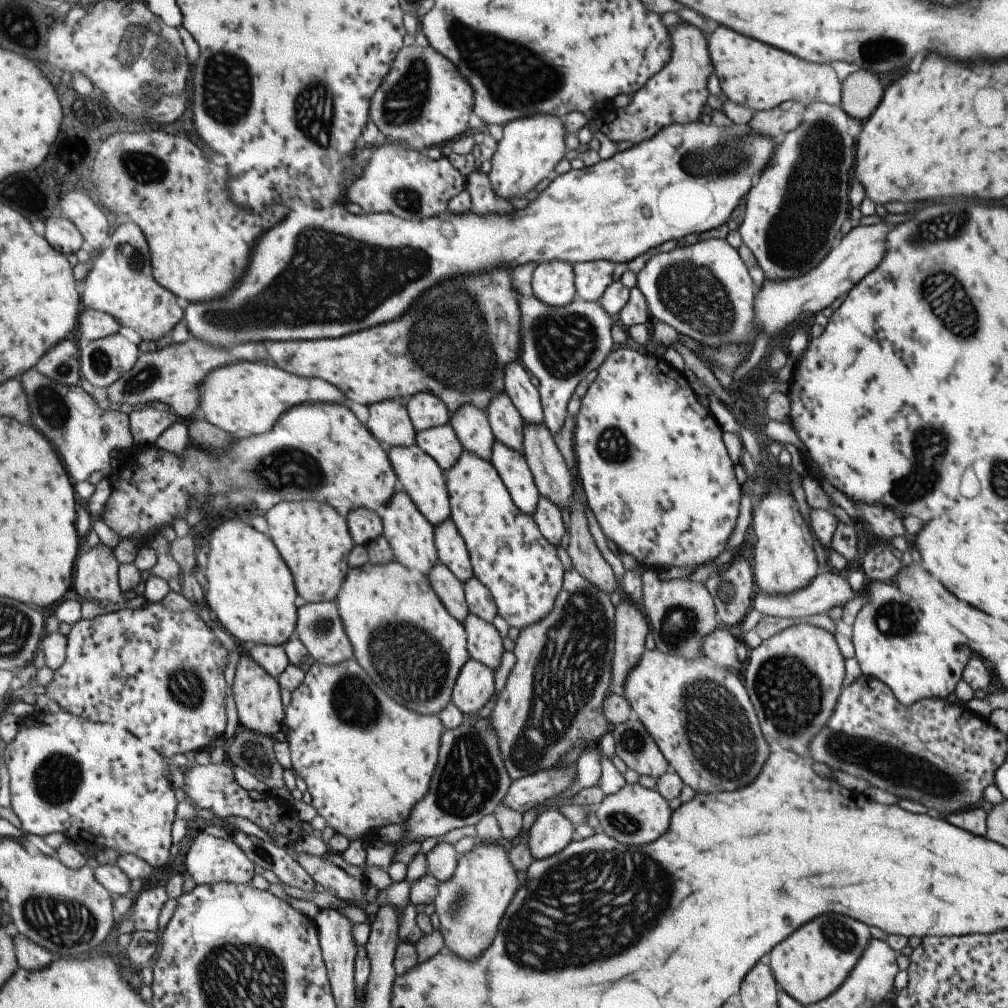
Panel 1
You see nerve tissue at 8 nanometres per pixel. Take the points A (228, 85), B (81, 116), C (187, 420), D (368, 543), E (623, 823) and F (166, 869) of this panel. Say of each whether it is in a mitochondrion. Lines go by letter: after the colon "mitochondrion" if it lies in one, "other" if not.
A: mitochondrion
B: other
C: other
D: other
E: mitochondrion
F: other

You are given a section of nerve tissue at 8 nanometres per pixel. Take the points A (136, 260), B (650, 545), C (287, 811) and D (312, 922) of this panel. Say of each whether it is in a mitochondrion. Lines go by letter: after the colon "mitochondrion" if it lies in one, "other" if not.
A: mitochondrion
B: other
C: other
D: other

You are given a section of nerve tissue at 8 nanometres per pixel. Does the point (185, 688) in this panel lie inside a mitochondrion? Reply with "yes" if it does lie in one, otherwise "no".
yes

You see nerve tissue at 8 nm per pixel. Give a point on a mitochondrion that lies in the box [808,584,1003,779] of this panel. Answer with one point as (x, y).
(892, 619)

